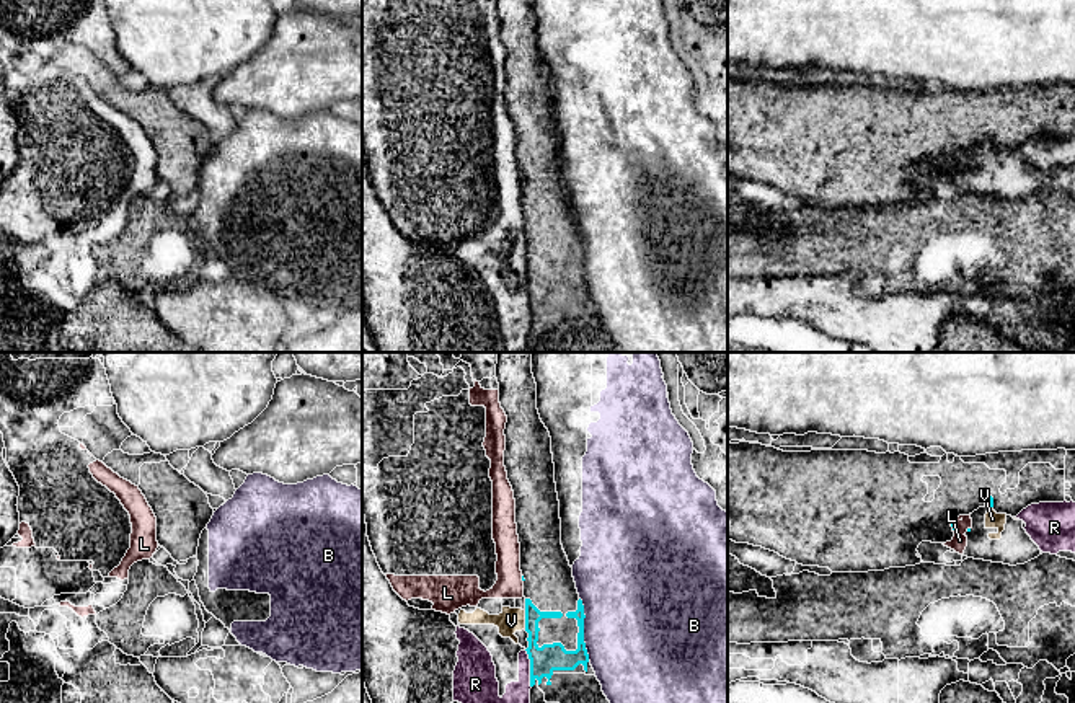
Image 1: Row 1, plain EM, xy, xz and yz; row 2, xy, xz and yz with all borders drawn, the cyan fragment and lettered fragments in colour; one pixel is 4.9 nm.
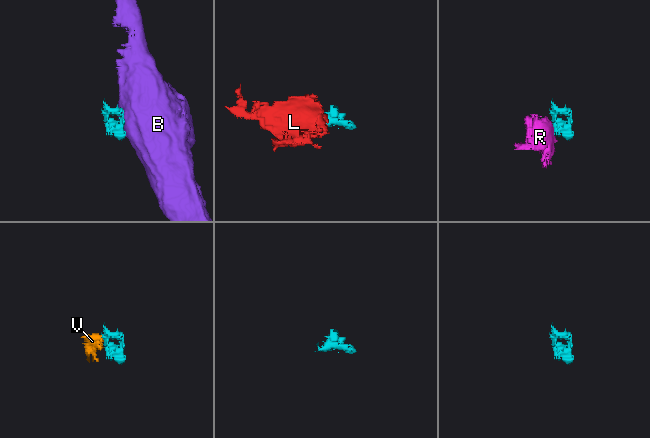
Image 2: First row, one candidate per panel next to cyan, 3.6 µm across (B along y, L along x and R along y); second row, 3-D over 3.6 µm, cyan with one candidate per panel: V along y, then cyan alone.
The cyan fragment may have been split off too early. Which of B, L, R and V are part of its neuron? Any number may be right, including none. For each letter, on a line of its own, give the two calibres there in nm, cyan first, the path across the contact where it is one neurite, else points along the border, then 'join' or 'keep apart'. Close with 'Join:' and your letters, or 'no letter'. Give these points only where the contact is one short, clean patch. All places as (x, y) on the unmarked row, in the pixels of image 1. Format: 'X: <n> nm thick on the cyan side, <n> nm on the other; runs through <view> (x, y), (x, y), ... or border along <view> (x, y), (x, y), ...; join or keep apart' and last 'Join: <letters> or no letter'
B: 140 nm thick on the cyan side, 500 nm on the other; border along xz (579, 232), (584, 242), (584, 282), (589, 294); keep apart
L: 30 nm thick on the cyan side, 80 nm on the other; keep apart
R: 140 nm thick on the cyan side, 190 nm on the other; border along xz (526, 284), (530, 322); keep apart
V: 140 nm thick on the cyan side, 120 nm on the other; border along xz (524, 245), (526, 263); keep apart
Join: no letter

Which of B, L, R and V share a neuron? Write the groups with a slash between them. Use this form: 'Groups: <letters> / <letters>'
Groups: B / L R V

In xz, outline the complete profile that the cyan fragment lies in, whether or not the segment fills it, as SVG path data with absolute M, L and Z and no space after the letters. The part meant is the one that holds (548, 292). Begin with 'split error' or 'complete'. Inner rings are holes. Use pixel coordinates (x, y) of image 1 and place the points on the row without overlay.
split error | M496 0L499 38L507 51L504 101L515 134L525 266L530 294L529 352L622 352L602 326L584 277L584 240L561 179L551 72L537 44L532 0Z

